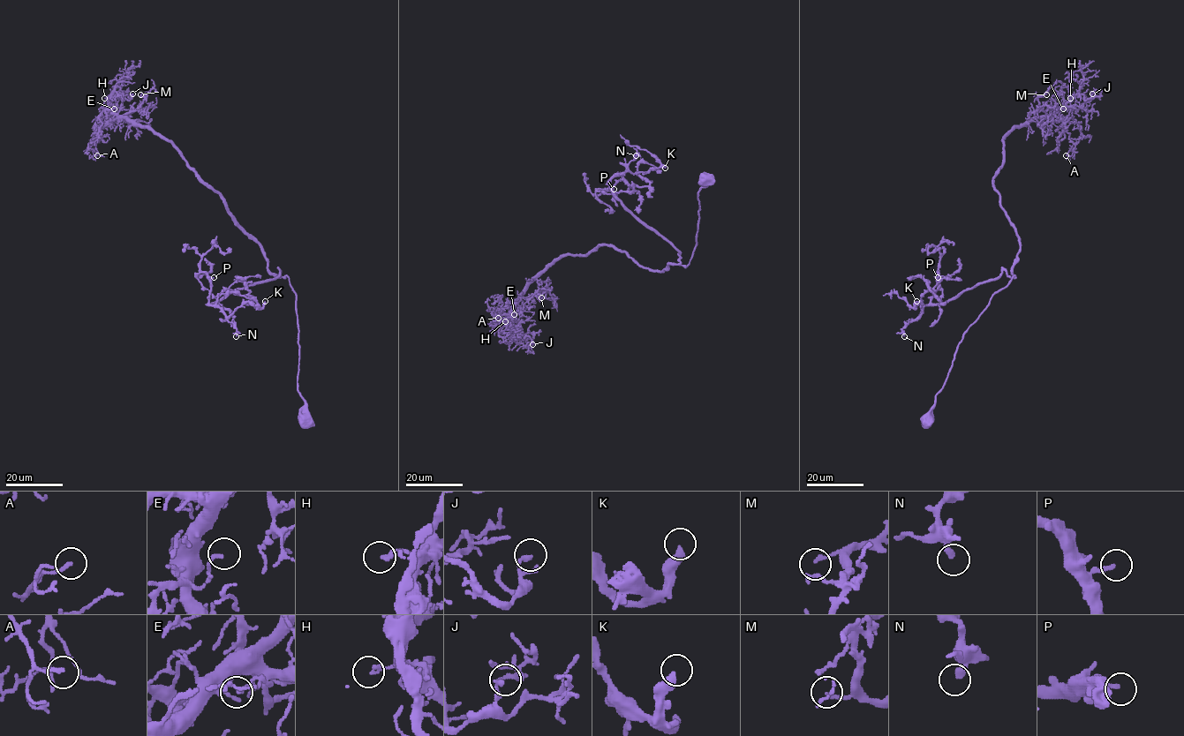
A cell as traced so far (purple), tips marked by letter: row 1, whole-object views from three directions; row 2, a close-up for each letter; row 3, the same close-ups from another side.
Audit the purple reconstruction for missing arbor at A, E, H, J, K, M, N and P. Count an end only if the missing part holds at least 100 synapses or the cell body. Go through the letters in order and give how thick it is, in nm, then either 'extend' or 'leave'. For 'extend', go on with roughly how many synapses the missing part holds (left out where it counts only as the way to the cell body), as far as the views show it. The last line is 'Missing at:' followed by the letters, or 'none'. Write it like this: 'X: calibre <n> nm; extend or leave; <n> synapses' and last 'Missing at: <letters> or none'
A: calibre 170 nm; leave
E: calibre 170 nm; leave
H: calibre 190 nm; leave
J: calibre 200 nm; leave
K: calibre 360 nm; leave
M: calibre 160 nm; leave
N: calibre 280 nm; leave
P: calibre 200 nm; leave
Missing at: none

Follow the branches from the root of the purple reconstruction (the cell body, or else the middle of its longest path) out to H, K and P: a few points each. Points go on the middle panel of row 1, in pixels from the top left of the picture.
H: (705, 181), (686, 266), (652, 271), (602, 244), (564, 255), (528, 285), (505, 321)
K: (705, 181), (697, 196), (697, 244), (682, 266), (680, 253), (646, 228), (610, 185), (628, 170), (665, 168)
P: (705, 181), (697, 196), (697, 244), (686, 266), (680, 264), (680, 253), (646, 228), (614, 189)

